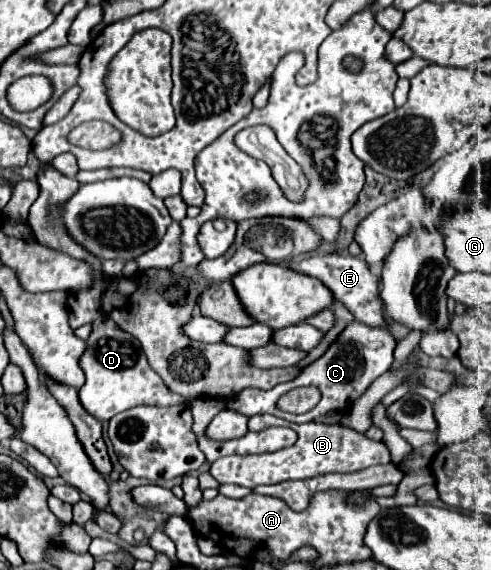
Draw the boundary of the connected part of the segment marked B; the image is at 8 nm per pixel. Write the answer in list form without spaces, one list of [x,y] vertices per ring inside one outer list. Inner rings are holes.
[[[257,414],[249,418],[249,428],[253,432],[271,428],[271,426],[287,426],[297,432],[297,442],[289,448],[271,452],[271,454],[257,454],[257,456],[227,456],[219,458],[211,466],[211,476],[219,484],[237,484],[255,488],[259,484],[279,484],[283,480],[301,480],[311,476],[321,476],[327,472],[357,472],[373,464],[387,464],[391,462],[389,450],[383,442],[369,440],[365,434],[359,434],[351,428],[339,426],[339,424],[321,424],[321,422],[309,422],[309,424],[289,424],[277,416],[271,414]]]

